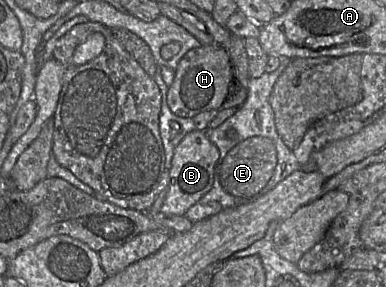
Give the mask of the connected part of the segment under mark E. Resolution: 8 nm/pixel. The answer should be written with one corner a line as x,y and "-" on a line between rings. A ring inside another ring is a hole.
285,56
277,57
281,58
281,64
274,72
265,72
258,78
249,79
245,103
220,126
206,130
209,140
218,148
220,156
215,166
215,177
211,189
190,207
185,214
185,217
192,223
206,219
224,209
237,207
256,200
302,166
294,156
293,150
289,149
278,135
274,113
270,105
270,95
277,79
293,60
-
227,130
235,130
235,138
233,140
229,140
226,137

